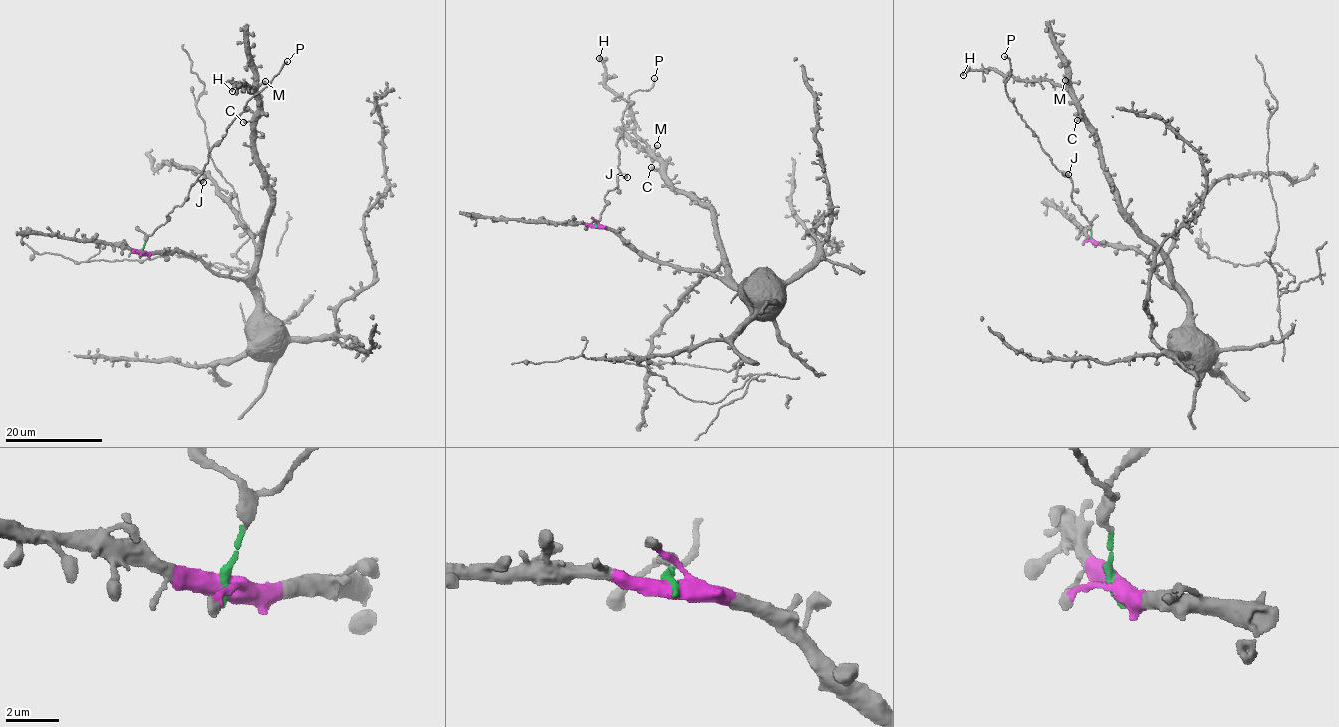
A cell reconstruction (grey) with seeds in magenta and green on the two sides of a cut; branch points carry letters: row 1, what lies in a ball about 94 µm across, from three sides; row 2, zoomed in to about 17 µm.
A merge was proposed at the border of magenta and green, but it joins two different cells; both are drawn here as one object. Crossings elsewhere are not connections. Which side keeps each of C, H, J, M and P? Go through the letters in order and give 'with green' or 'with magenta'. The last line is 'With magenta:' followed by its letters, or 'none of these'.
C: with magenta
H: with magenta
J: with green
M: with magenta
P: with green
With magenta: C, H, M

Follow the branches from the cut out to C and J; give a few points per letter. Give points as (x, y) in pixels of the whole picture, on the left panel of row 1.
C: (141, 252), (182, 250), (217, 273), (246, 277), (270, 202), (254, 132), (250, 121), (243, 122)
J: (142, 252), (148, 236), (184, 201), (189, 189), (199, 180), (203, 182)

